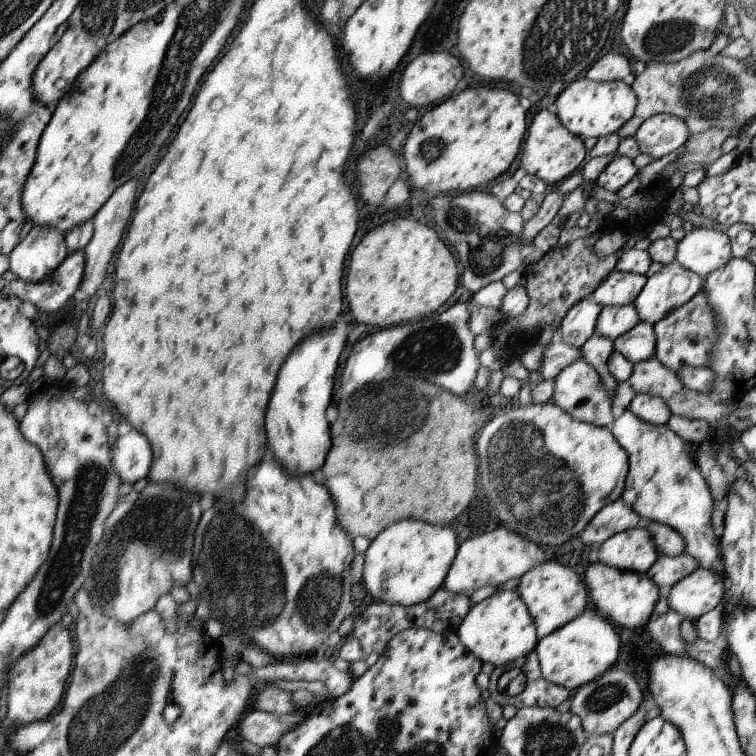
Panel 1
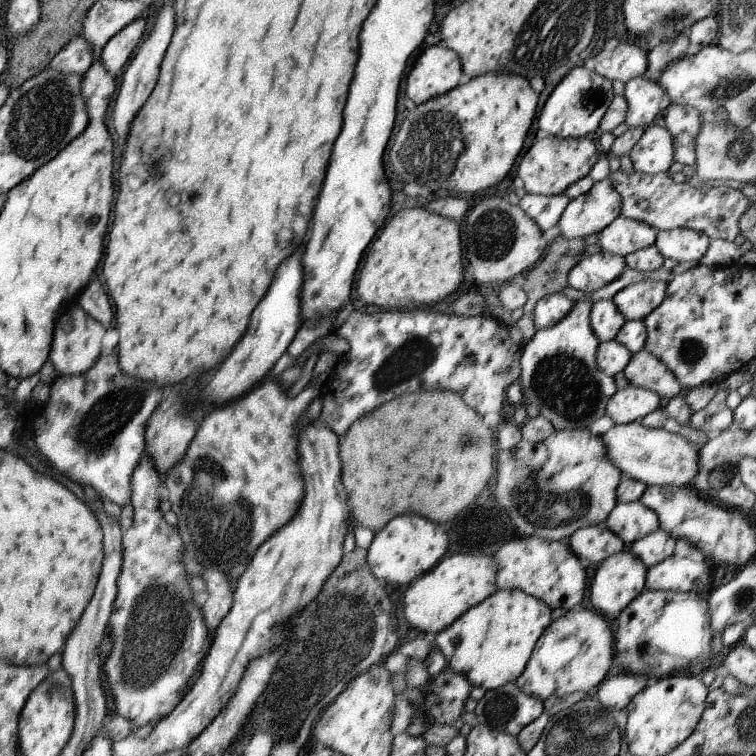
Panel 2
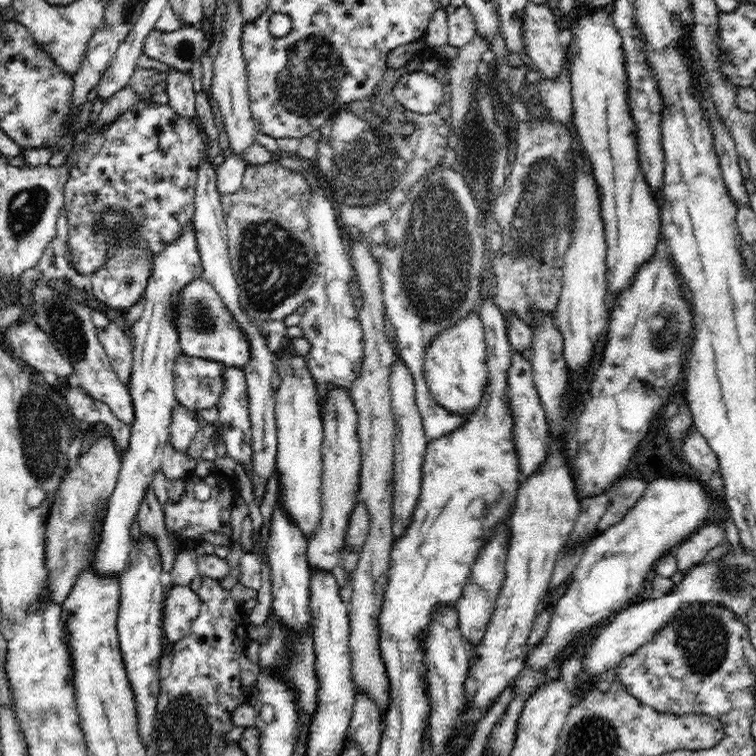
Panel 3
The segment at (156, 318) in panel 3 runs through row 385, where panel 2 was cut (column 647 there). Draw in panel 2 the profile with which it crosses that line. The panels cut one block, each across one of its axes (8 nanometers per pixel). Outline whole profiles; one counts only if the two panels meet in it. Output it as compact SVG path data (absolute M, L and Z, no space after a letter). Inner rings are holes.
M650 125L629 154L636 172L660 174L674 164L674 138L666 127Z

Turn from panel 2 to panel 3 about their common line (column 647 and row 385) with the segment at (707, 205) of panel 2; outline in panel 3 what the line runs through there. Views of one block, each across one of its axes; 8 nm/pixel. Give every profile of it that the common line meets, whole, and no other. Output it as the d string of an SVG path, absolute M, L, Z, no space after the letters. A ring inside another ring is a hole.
M180 354L173 366L175 398L179 405L194 412L217 406L224 390L225 367L218 361Z

